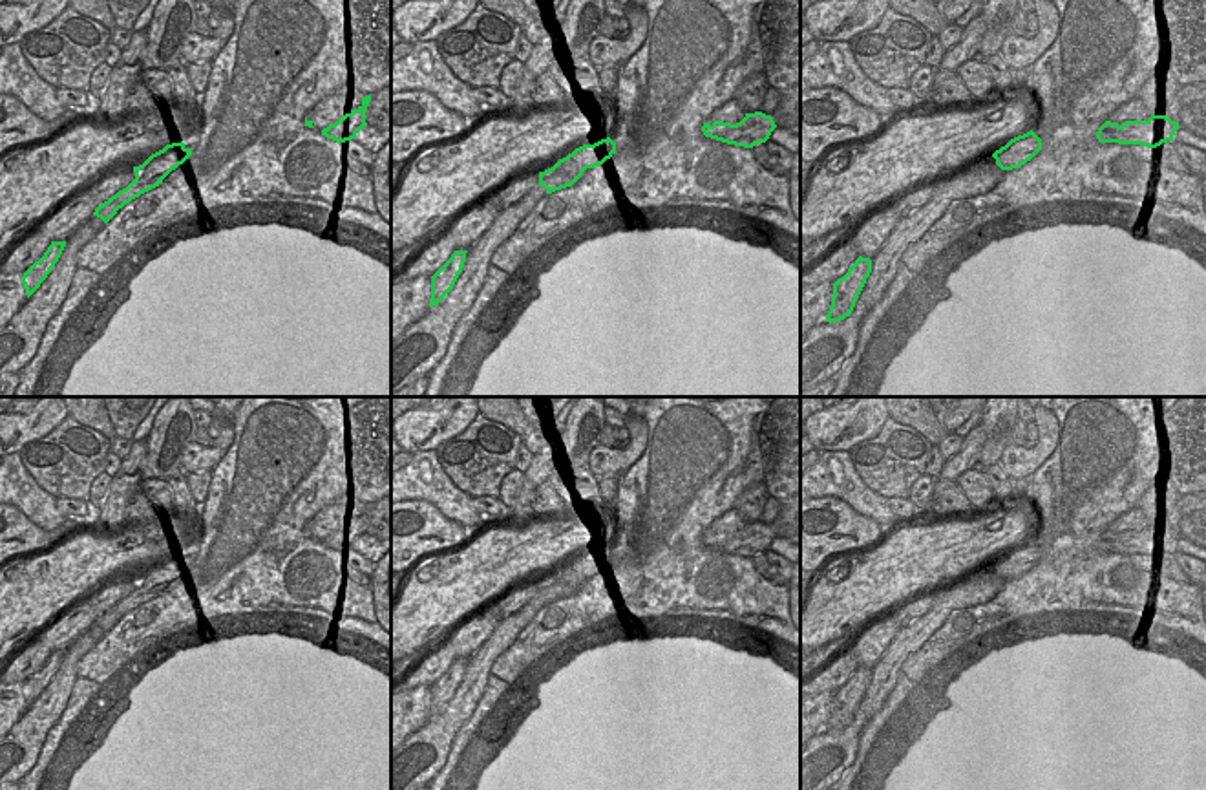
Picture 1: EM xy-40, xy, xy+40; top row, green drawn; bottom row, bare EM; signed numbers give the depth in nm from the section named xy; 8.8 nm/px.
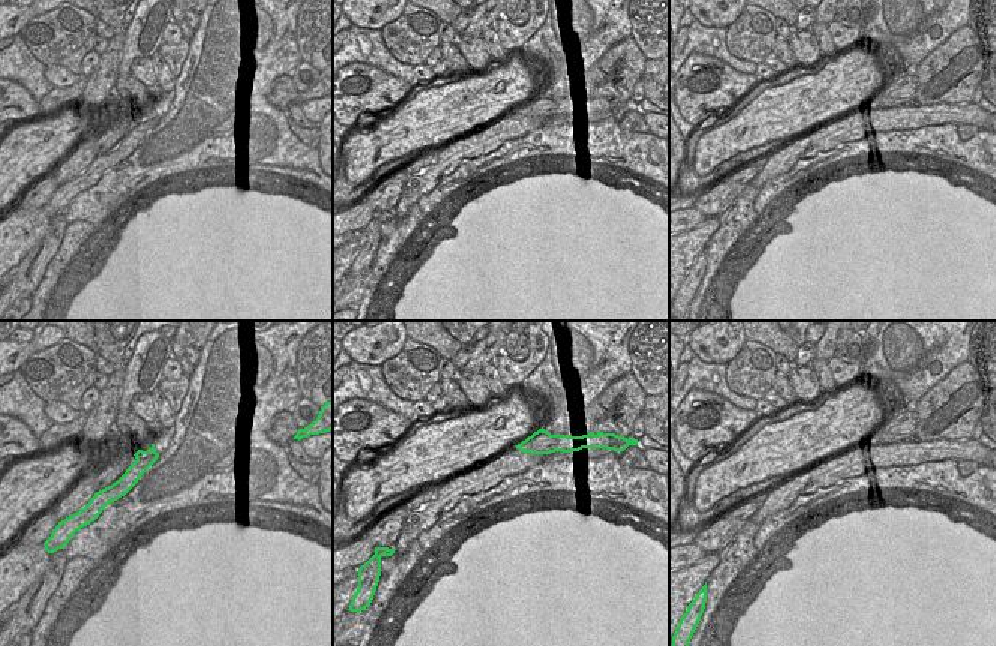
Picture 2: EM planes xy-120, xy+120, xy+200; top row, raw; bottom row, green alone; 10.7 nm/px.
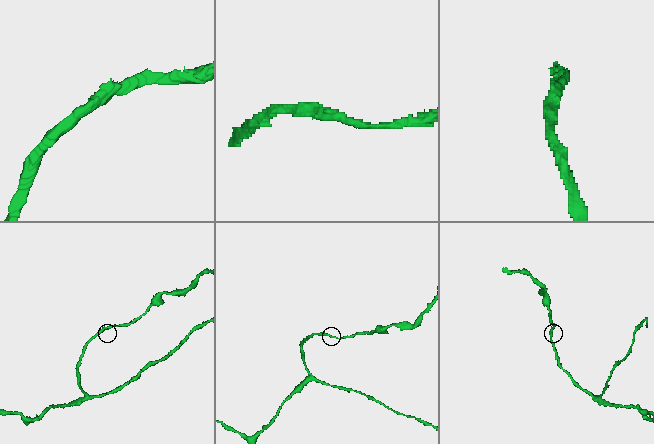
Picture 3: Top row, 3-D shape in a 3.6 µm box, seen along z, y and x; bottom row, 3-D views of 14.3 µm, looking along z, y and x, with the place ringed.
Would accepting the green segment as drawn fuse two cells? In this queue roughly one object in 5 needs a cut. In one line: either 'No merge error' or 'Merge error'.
No merge error.

